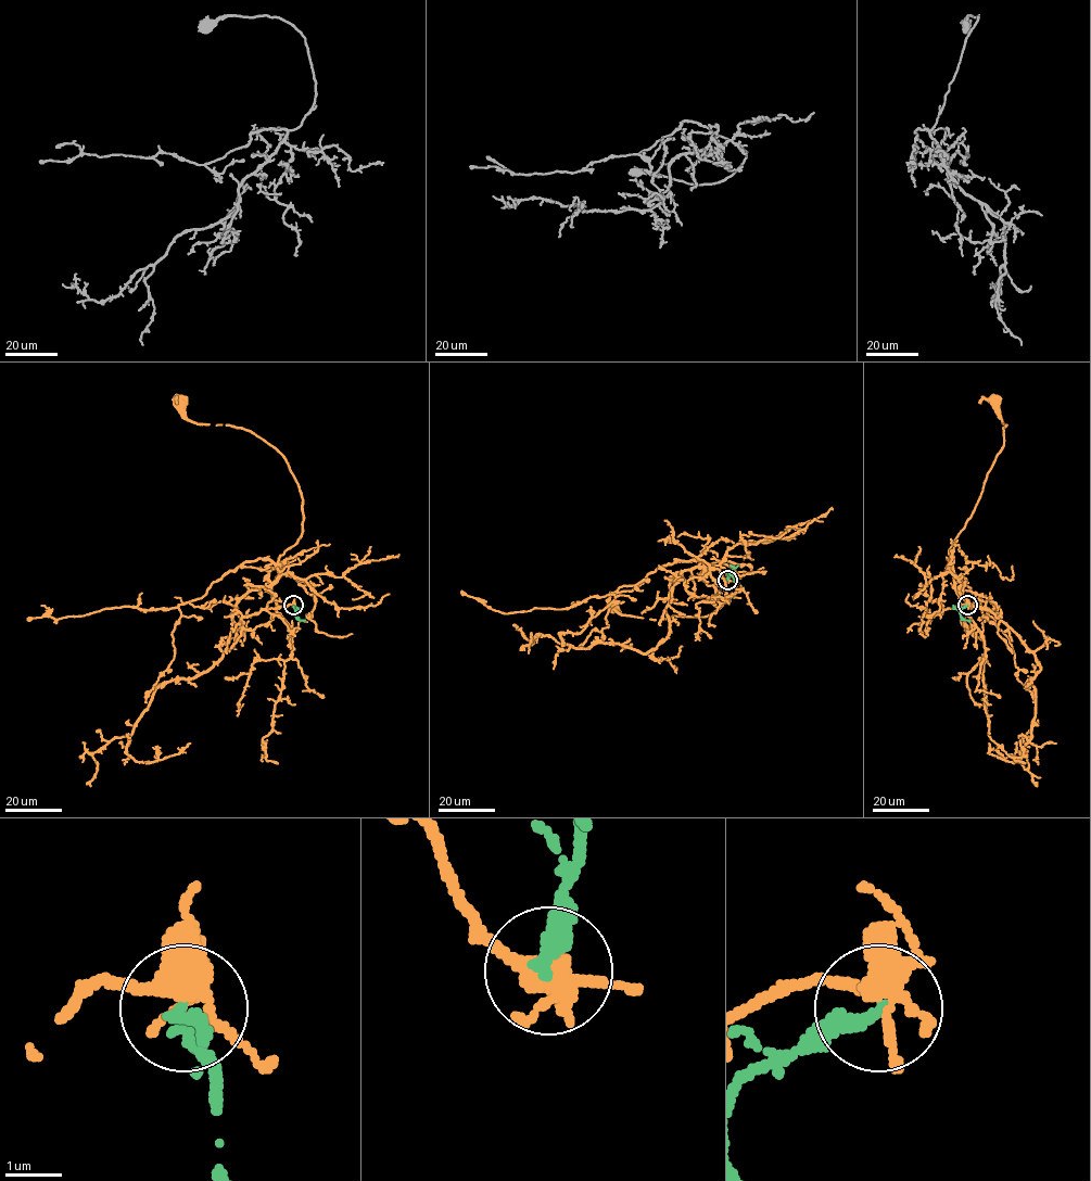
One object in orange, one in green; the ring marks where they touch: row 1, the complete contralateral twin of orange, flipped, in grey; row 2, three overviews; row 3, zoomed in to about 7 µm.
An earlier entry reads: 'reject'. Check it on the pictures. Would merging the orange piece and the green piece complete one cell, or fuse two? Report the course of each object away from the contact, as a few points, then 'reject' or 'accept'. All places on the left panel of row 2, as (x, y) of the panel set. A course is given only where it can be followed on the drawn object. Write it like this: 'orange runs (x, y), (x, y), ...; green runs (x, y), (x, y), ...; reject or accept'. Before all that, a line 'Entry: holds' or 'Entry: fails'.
Entry: holds
orange runs (293, 605), (277, 609), (271, 593), (303, 517), (284, 458), (250, 431), (189, 420), (180, 402); green runs (293, 605), (299, 620), (305, 620); reject

